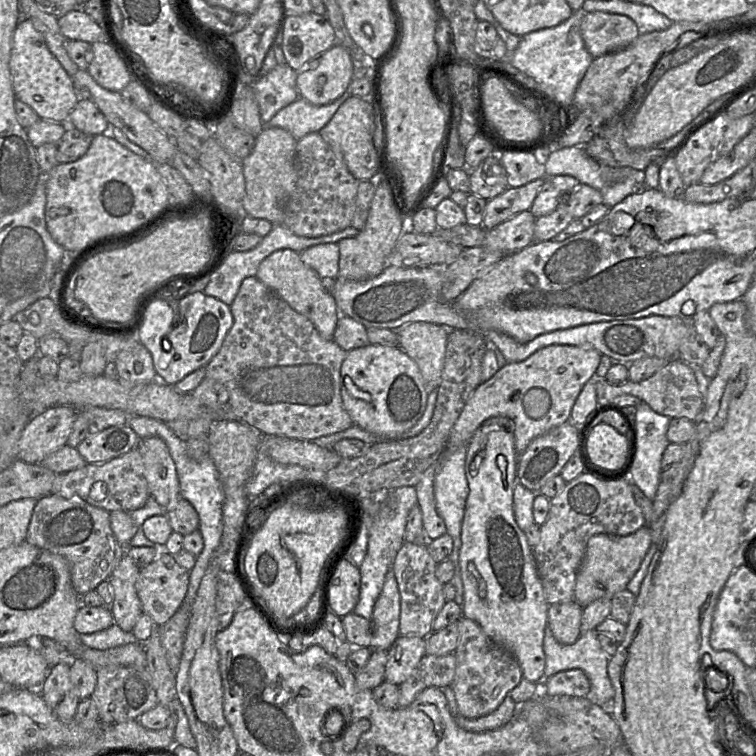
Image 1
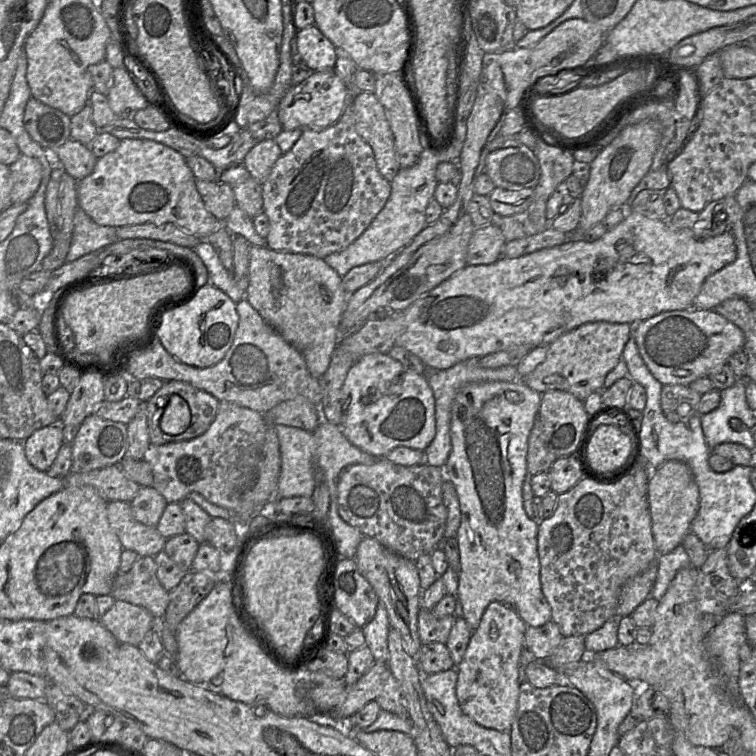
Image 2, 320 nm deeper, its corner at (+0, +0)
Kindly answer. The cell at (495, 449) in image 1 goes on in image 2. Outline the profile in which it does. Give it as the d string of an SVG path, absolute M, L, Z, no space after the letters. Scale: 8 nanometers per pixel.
M518 379L511 382L488 381L466 384L458 390L452 403L450 419L451 451L443 468L446 480L449 480L455 487L461 511L461 522L456 534L460 555L460 570L458 589L455 597L460 600L463 618L472 631L477 629L485 609L494 601L503 603L515 609L519 617L528 626L541 627L551 620L551 607L543 595L540 582L540 562L537 550L537 532L538 522L540 520L530 519L526 515L522 499L522 485L528 472L526 462L528 437L535 423L541 398L541 393L531 389Z

